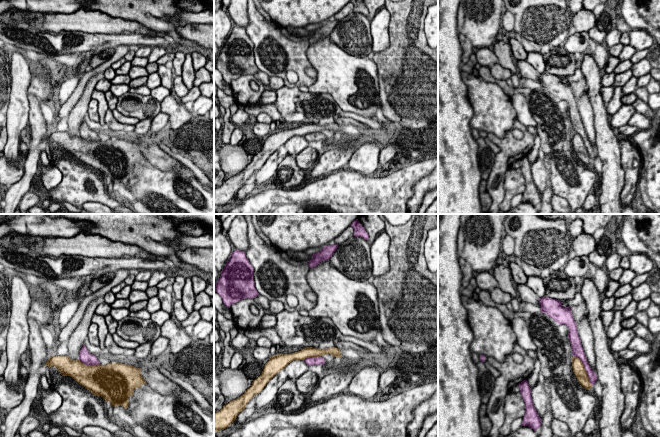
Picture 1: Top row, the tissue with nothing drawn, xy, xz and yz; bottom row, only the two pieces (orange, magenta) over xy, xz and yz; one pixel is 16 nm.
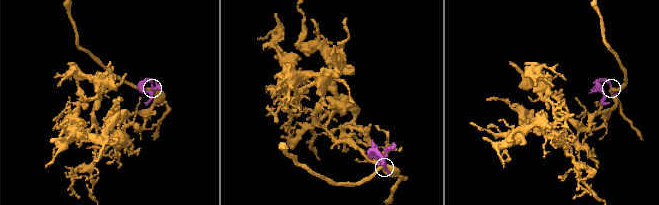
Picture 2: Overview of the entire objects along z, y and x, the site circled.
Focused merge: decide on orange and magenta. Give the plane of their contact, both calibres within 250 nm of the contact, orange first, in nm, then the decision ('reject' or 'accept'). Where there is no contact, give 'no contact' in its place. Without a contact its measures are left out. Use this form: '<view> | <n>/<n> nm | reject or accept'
yz | 190/130 nm | accept

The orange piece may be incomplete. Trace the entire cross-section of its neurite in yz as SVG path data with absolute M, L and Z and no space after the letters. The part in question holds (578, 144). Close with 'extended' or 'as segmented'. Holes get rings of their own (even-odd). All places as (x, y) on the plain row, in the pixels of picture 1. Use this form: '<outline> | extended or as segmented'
M549 73L539 74L539 80L541 81L540 86L542 89L547 90L558 100L565 100L568 103L568 114L571 119L572 131L574 132L571 136L573 148L584 165L590 166L597 157L597 151L593 148L585 133L571 83L563 83L562 78Z | extended

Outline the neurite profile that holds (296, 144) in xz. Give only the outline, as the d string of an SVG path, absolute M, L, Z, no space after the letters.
M294 136L290 138L284 147L287 149L288 154L291 156L298 155L301 151L309 146L309 142L304 136Z

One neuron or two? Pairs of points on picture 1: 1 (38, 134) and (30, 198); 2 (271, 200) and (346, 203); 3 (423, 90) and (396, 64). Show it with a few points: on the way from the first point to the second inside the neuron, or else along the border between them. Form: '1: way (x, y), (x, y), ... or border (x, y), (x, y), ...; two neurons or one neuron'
1: border (29, 191), (18, 203); two neurons
2: way (290, 200), (308, 199), (310, 201), (327, 203); one neuron
3: way (416, 83), (403, 70); one neuron

